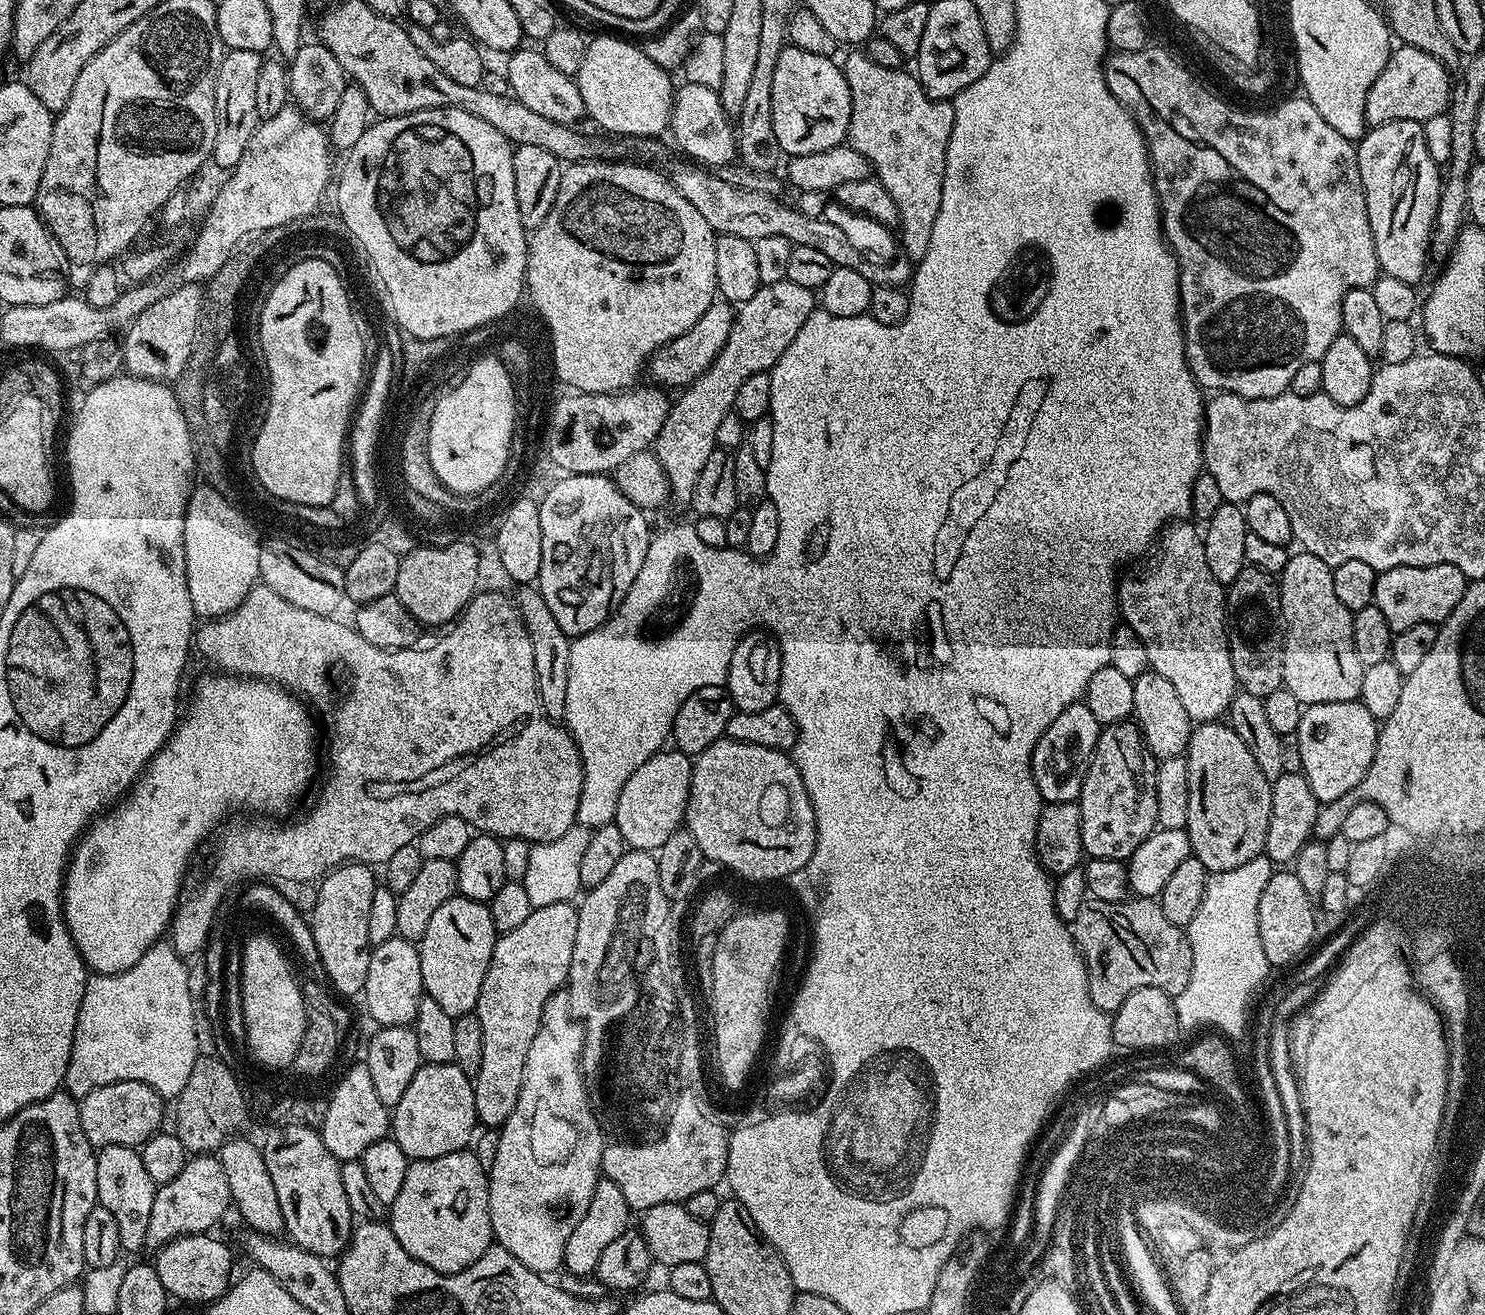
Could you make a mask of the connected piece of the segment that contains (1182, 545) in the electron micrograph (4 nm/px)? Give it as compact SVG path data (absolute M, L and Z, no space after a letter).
M1187 519L1178 520L1169 523L1167 527L1159 533L1158 543L1155 545L1154 553L1156 557L1148 564L1148 569L1144 572L1144 577L1128 576L1119 581L1116 589L1116 602L1118 605L1118 616L1123 623L1130 626L1130 630L1134 630L1134 634L1138 634L1138 638L1142 638L1142 646L1146 646L1146 658L1148 659L1148 667L1151 671L1162 674L1162 678L1174 685L1174 690L1178 693L1178 699L1182 702L1182 706L1186 709L1186 714L1190 714L1190 718L1194 722L1216 722L1227 713L1230 702L1236 697L1238 685L1236 683L1236 675L1234 674L1234 666L1230 658L1230 650L1228 649L1228 630L1226 627L1226 588L1218 582L1218 578L1214 578L1214 574L1210 574L1210 565L1206 563L1206 550L1204 549L1204 537L1198 531L1197 525L1189 522Z

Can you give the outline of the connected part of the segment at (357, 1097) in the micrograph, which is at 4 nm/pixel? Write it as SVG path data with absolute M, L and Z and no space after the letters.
M363 1062L356 1065L336 1084L336 1089L327 1097L329 1109L325 1122L318 1129L320 1137L326 1142L326 1150L334 1154L337 1160L359 1160L365 1150L374 1146L374 1142L385 1139L390 1132L390 1110L374 1091L374 1081L370 1079L370 1070Z

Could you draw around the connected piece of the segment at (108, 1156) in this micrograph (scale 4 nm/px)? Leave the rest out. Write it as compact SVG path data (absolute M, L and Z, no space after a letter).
M106 1146L96 1152L96 1173L98 1190L96 1198L99 1207L110 1210L118 1222L118 1238L125 1253L145 1251L146 1229L150 1226L150 1209L154 1206L158 1185L146 1174L142 1158L136 1148Z

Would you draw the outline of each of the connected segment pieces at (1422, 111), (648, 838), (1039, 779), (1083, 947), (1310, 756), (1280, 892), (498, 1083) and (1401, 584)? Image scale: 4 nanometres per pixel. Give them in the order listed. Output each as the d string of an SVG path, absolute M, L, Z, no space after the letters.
M1405 44L1393 47L1392 56L1382 66L1382 74L1374 78L1370 94L1366 94L1364 123L1368 126L1398 122L1399 120L1418 120L1443 116L1447 113L1448 102L1452 99L1454 80L1449 69L1438 58Z
M661 750L646 758L646 762L626 778L626 786L622 786L622 794L618 794L614 823L622 830L622 838L629 849L655 853L662 842L685 823L694 760L682 751L668 751Z
M1077 702L1066 706L1066 710L1062 710L1054 722L1050 722L1046 734L1038 738L1032 751L1032 777L1044 804L1079 801L1084 775L1092 761L1101 727L1098 718L1090 714L1088 707Z
M1091 898L1070 921L1072 937L1088 966L1088 993L1098 1010L1115 1014L1134 990L1154 986L1176 997L1186 990L1192 969L1192 951L1185 929L1174 926L1152 898L1102 902Z
M1359 700L1309 704L1298 722L1298 745L1302 756L1302 775L1310 782L1314 798L1321 805L1334 802L1362 782L1374 758L1378 722Z
M1273 871L1270 882L1266 882L1266 890L1262 890L1262 898L1258 898L1258 934L1269 965L1299 961L1309 951L1308 943L1316 932L1316 916L1313 897L1302 890L1302 882L1298 882L1295 871Z
M564 901L533 908L522 926L497 935L474 1013L482 1022L482 1066L472 1086L476 1119L481 1125L499 1129L514 1114L530 1042L538 1034L546 1002L565 987L577 934L577 905Z
M1435 564L1434 566L1398 566L1394 570L1386 570L1376 577L1376 598L1374 603L1378 610L1382 610L1382 615L1386 617L1386 622L1390 622L1393 633L1402 630L1410 630L1410 626L1419 624L1443 624L1444 620L1462 602L1462 594L1467 590L1469 581L1458 570L1458 566L1449 564Z

